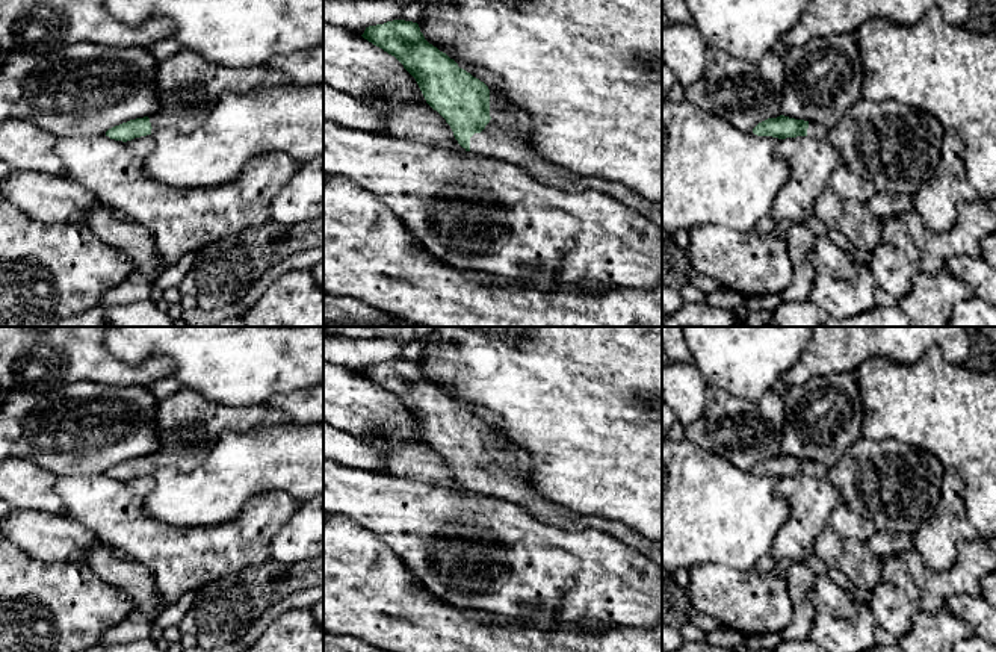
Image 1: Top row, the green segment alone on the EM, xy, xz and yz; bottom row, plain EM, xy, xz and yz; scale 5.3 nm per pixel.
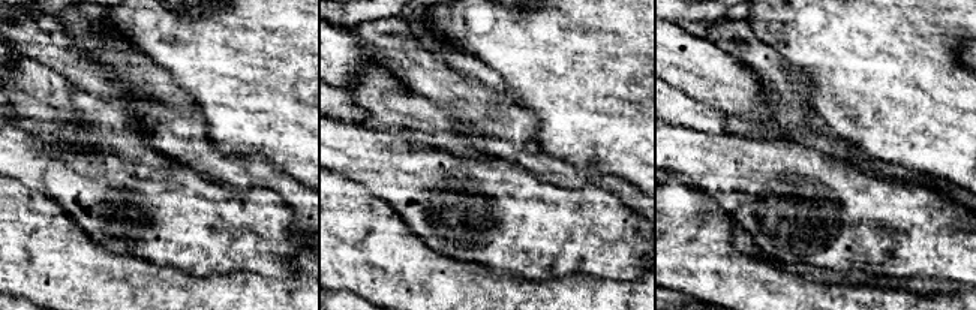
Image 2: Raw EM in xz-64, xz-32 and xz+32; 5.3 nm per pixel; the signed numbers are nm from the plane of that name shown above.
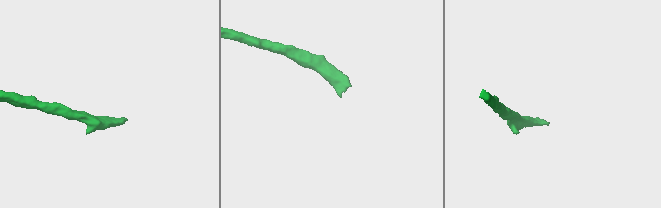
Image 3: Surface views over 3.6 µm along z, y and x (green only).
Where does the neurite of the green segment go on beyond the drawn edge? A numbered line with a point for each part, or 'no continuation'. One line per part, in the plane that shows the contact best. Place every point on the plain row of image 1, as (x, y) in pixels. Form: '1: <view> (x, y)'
1: xz (493, 480)

